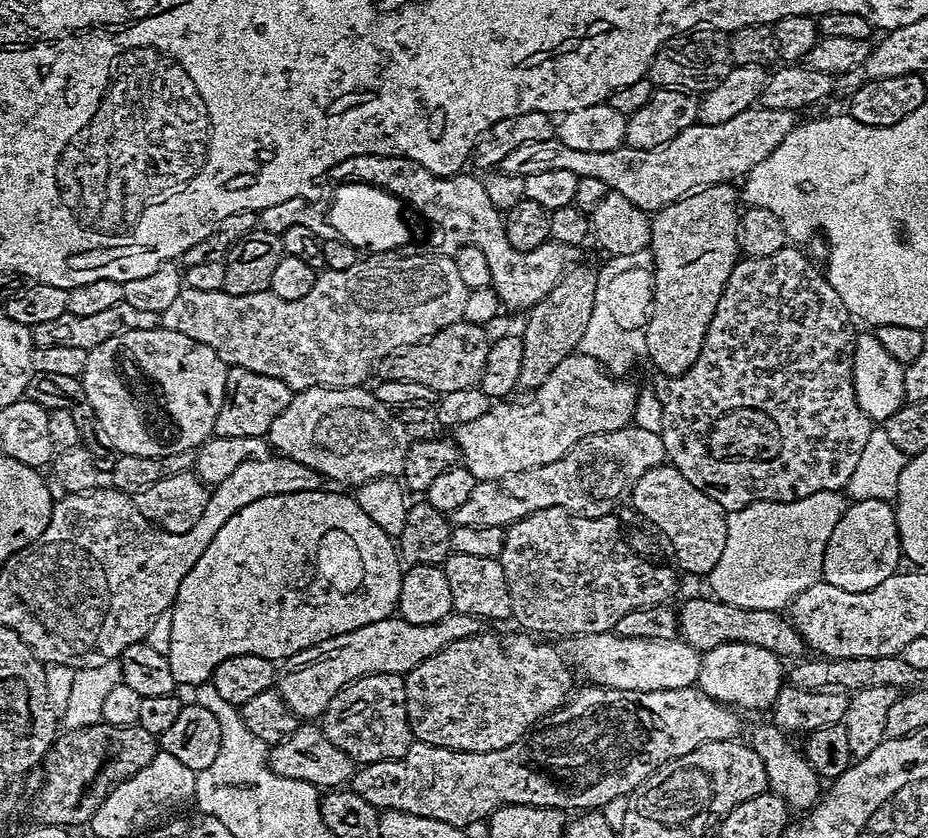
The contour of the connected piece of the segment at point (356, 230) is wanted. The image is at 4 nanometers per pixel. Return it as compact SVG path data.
M345 181L335 190L328 220L340 238L364 252L391 252L405 247L408 230L402 220L404 210L399 197L384 188L360 181Z

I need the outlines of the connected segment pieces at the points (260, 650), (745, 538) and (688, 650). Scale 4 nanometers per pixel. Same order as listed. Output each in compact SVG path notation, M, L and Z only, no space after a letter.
M324 491L274 494L271 500L258 498L258 502L250 502L250 506L244 506L222 526L218 534L214 534L214 540L203 551L202 558L198 558L194 568L182 579L170 609L172 621L168 624L166 655L177 685L200 686L211 681L214 669L222 662L226 662L226 658L234 658L238 654L254 654L258 658L266 658L273 662L281 662L280 660L286 659L287 656L288 659L295 658L299 652L305 652L315 644L326 642L338 634L350 634L350 630L358 630L358 626L370 626L370 622L382 622L397 611L402 561L393 537L388 536L386 530L378 526L378 522L370 522L362 506L358 506L358 502L351 495L343 496L340 492Z
M819 491L788 503L759 500L750 506L728 512L726 545L717 565L708 575L711 595L727 605L741 606L743 609L785 609L802 590L821 581L826 543L845 507L846 498L841 491Z
M613 630L573 636L567 644L566 656L571 667L579 675L581 672L592 686L614 690L678 690L693 687L700 673L702 654L679 638L626 638Z

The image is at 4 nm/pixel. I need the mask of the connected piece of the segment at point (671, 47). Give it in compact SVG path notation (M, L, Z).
M701 26L693 28L691 32L671 36L654 54L647 77L656 88L669 88L689 94L706 93L718 85L719 80L734 67L728 37L729 33L711 26Z

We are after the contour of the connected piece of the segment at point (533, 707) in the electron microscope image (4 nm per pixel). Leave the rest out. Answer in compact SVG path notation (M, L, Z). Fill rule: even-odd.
M481 630L470 638L450 642L450 646L426 658L426 662L418 662L418 666L404 676L406 714L413 737L419 743L459 752L502 750L521 740L555 708L563 706L573 691L574 677L565 653L561 649L559 652L552 644L543 644L540 641L543 639L535 635L520 635L524 636L508 636L499 640L494 633Z

